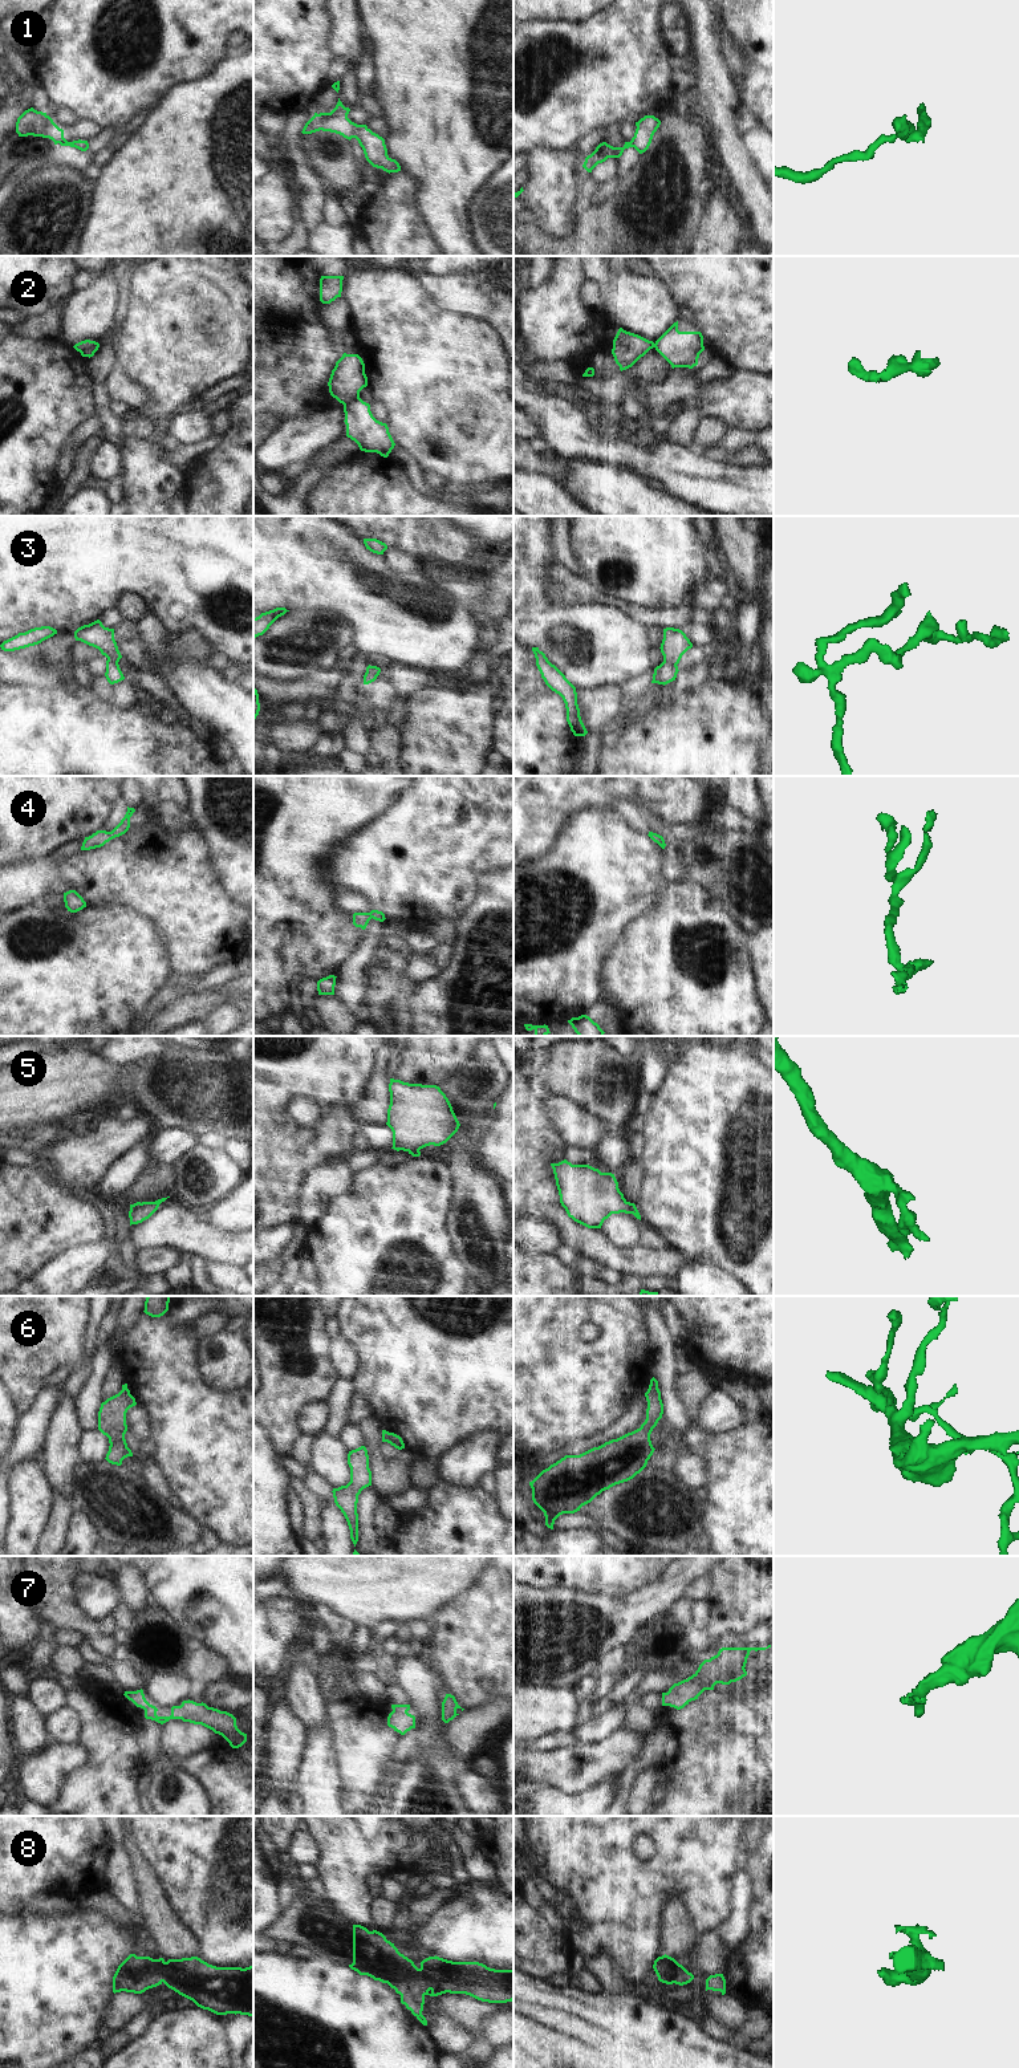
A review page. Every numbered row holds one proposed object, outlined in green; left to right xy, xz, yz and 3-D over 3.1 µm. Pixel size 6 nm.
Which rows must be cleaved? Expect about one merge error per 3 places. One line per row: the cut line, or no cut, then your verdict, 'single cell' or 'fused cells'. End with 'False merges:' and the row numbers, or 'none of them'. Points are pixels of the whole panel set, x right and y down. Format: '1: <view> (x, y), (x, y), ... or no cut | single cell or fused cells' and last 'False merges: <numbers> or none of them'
1: no cut | single cell
2: xz (358, 395), (344, 405) | fused cells
3: no cut | single cell
4: no cut | single cell
5: no cut | single cell
6: no cut | single cell
7: no cut | single cell
8: no cut | single cell
False merges: 2

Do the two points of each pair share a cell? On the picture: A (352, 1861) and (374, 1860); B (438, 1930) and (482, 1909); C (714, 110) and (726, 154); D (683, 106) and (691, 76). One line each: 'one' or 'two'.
A: one
B: one
C: one
D: one

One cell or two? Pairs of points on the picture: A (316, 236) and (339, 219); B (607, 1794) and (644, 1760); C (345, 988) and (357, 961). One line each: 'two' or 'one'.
A: two
B: two
C: one

